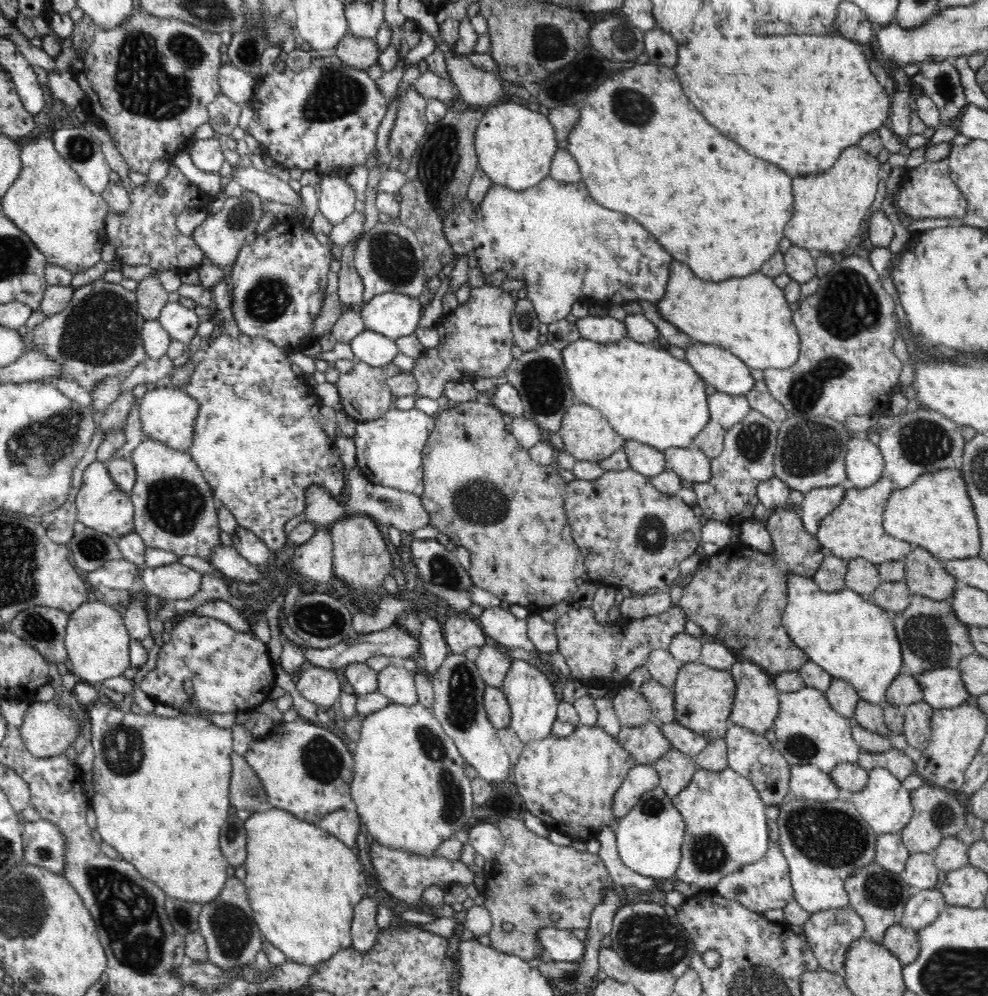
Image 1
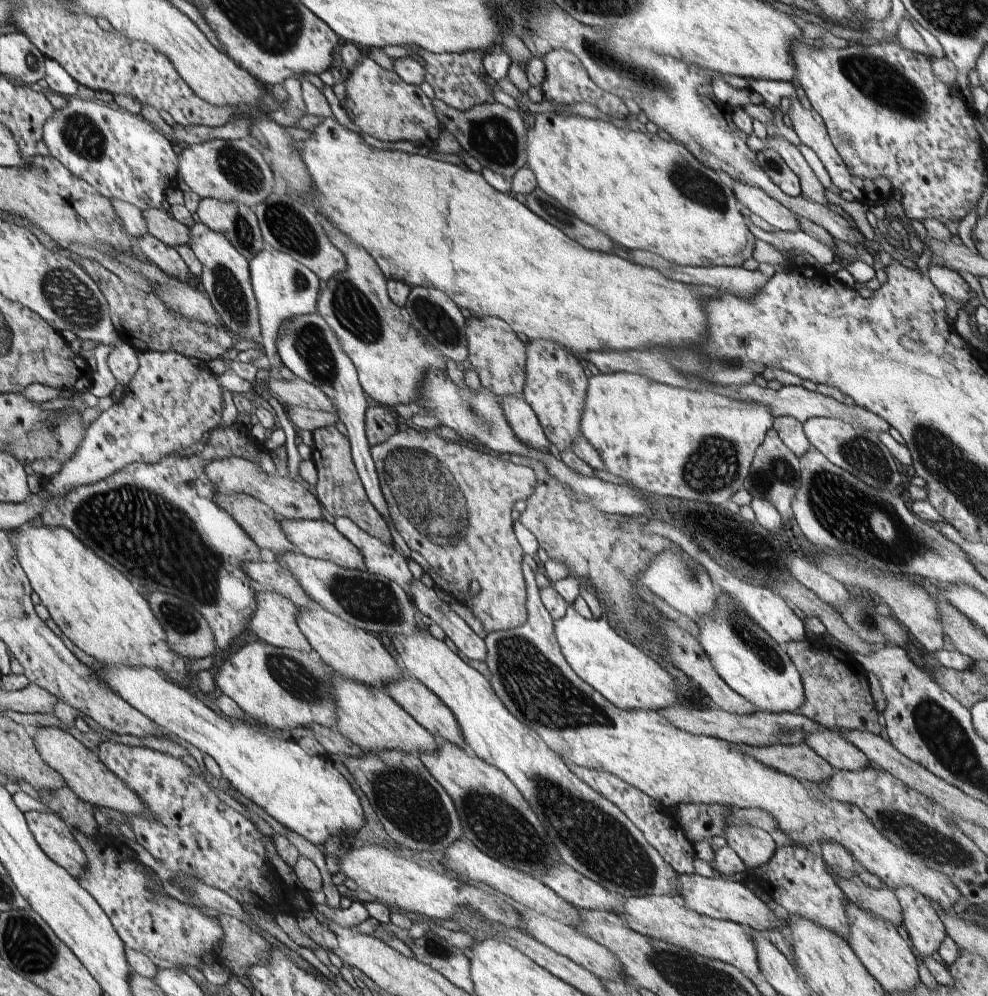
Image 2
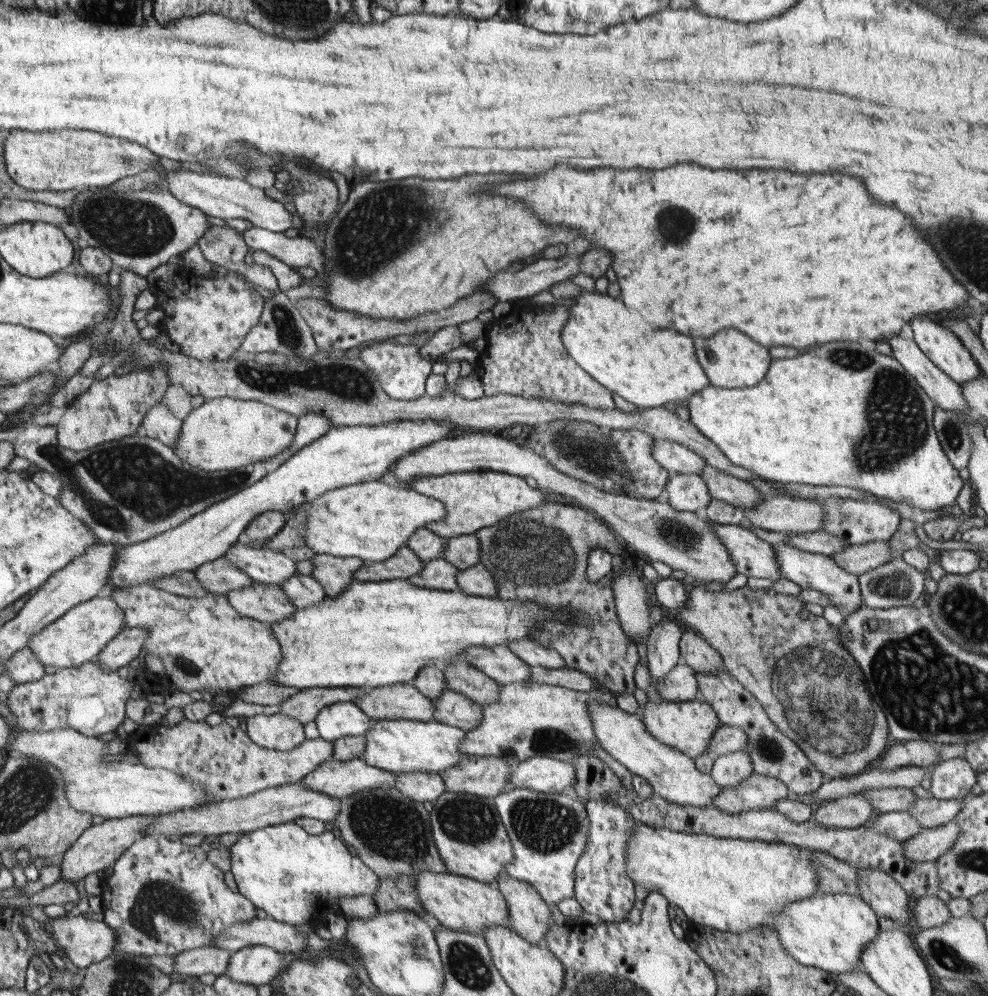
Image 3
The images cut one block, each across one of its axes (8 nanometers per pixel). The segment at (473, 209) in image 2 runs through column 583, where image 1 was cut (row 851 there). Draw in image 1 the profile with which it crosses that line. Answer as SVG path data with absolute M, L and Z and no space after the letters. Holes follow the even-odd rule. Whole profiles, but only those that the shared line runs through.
M278 808L266 814L252 814L252 818L244 822L244 828L248 844L244 886L250 894L250 906L254 910L254 920L262 932L262 938L266 938L280 952L284 952L290 962L312 968L332 960L338 952L352 948L354 908L364 900L370 888L368 872L362 866L358 852L348 848L322 826L304 822L292 812L284 812Z

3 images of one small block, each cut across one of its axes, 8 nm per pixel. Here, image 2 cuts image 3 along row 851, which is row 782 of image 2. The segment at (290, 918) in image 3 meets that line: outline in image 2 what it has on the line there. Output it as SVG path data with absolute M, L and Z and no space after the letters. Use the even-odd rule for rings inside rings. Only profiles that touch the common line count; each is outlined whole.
M97 662L97 668L89 668L89 672L107 690L123 698L163 730L195 746L203 756L211 756L231 788L263 808L283 828L301 834L315 844L315 848L323 850L327 836L339 836L343 830L357 832L363 824L359 800L345 776L341 776L331 762L319 756L307 756L295 742L271 738L257 728L239 726L221 718L197 696L187 692L185 686L165 680L157 670Z

